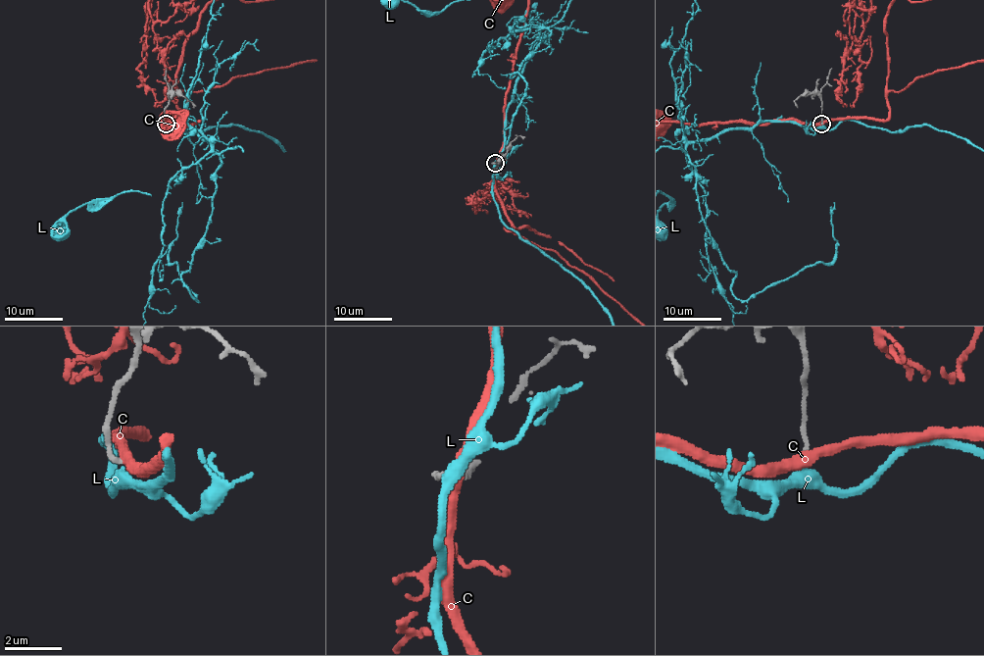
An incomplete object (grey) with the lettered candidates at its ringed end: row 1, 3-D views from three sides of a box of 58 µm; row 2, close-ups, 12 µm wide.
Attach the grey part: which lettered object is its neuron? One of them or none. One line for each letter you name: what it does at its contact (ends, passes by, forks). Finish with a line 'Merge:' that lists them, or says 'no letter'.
L: It passes by
Merge: L

